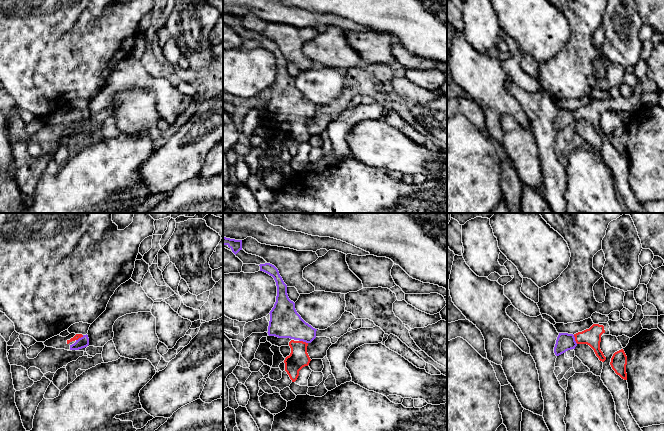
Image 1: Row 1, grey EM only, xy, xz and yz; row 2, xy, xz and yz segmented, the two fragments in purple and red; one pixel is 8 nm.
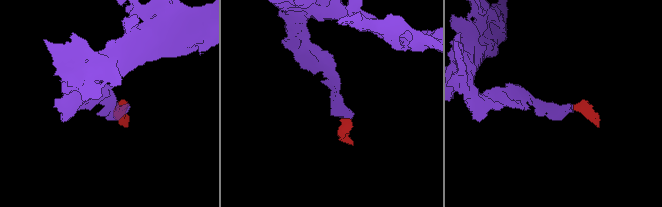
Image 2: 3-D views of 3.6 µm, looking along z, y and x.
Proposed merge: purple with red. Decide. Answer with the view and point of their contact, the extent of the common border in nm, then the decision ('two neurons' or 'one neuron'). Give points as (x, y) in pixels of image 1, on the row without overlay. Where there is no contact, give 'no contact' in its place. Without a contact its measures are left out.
xz (303, 117) | 80 nm | one neuron

